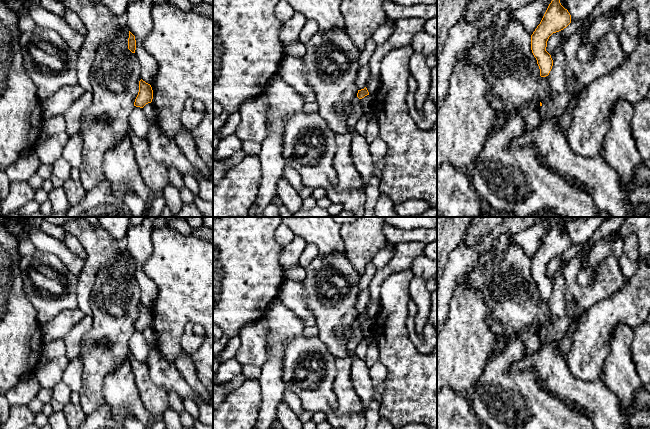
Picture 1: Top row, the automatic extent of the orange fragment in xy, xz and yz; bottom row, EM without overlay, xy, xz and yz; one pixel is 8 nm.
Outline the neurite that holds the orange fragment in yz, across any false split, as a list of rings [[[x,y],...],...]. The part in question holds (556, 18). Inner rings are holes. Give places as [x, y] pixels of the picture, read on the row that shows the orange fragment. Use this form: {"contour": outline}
{"contour": [[[552,0],[540,24],[531,35],[531,50],[537,60],[541,77],[548,76],[553,66],[551,55],[546,51],[549,37],[570,23],[571,15],[568,10],[561,5],[560,0]]]}

